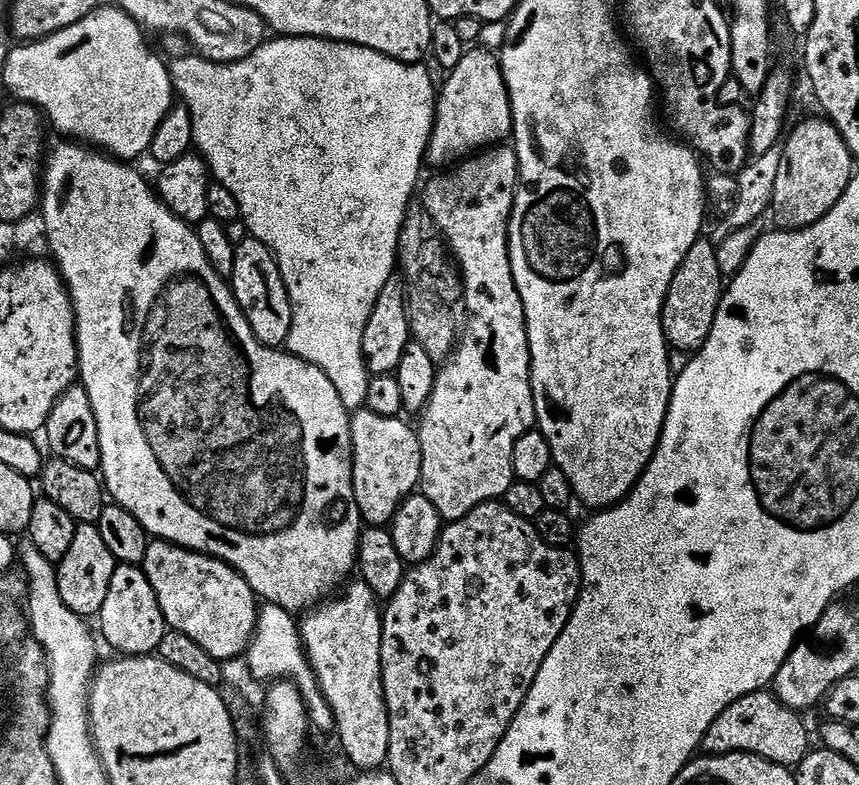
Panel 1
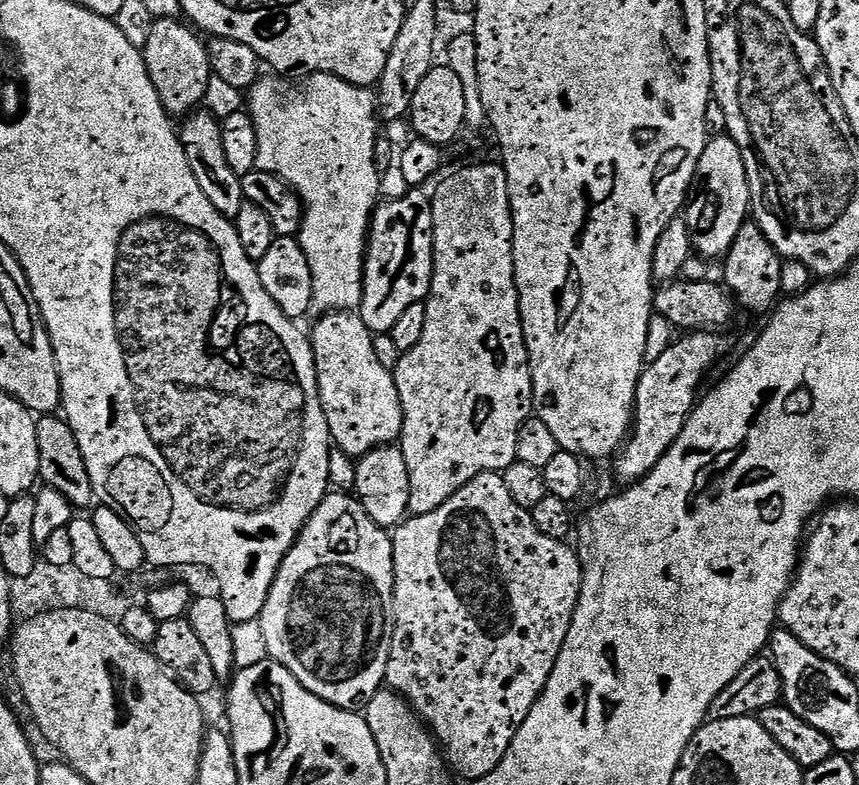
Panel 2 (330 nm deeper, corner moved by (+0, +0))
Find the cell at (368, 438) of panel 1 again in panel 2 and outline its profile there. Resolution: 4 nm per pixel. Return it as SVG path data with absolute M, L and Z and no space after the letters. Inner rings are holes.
M355 311L328 312L310 332L312 353L316 359L316 377L320 387L320 401L326 414L332 443L348 456L361 458L376 448L395 445L404 435L404 410L396 377L374 354L374 334L365 326L364 320Z

